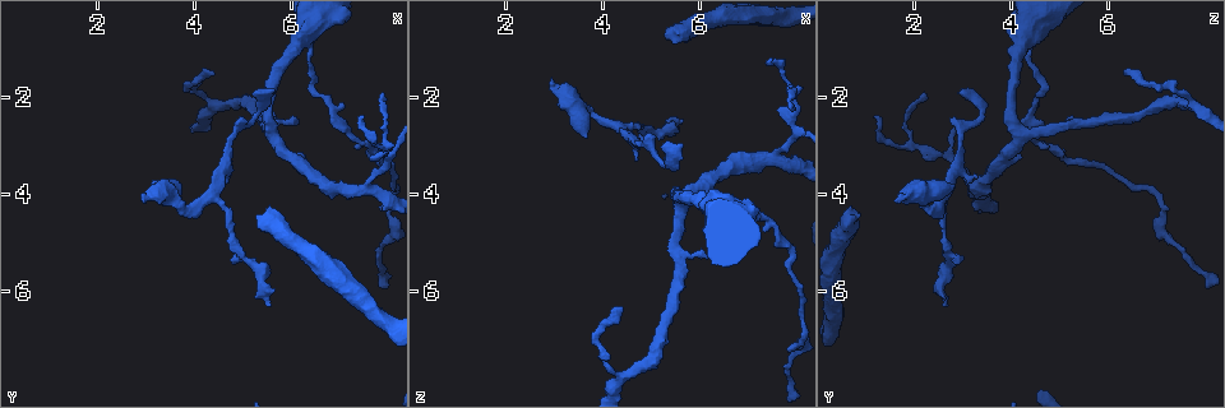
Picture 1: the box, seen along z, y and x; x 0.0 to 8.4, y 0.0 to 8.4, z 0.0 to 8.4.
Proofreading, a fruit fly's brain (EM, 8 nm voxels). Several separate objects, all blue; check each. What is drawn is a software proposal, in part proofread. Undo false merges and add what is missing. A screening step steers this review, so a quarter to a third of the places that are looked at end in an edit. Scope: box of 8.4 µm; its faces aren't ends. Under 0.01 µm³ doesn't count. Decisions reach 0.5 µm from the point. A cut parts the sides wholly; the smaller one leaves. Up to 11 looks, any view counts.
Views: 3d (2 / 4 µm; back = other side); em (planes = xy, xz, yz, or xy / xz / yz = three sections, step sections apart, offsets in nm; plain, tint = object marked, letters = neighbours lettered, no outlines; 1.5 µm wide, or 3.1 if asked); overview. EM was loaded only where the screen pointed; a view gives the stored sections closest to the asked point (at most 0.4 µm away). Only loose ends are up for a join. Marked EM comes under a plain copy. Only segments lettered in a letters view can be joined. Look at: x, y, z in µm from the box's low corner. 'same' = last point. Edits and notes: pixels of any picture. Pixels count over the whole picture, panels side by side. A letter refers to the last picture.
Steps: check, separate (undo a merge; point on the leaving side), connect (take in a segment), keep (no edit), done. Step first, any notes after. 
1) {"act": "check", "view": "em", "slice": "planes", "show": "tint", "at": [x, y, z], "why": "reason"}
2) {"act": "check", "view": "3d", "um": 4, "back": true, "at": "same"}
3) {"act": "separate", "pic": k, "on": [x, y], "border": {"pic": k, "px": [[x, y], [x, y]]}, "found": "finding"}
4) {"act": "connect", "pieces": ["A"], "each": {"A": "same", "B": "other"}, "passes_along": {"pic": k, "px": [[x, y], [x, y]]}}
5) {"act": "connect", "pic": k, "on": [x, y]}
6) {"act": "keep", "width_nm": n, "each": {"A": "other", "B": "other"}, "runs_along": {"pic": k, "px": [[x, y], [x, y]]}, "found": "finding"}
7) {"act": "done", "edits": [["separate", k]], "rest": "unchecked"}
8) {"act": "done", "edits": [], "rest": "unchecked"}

{"act": "check", "view": "3d", "um": 2, "at": [5.50, 6.30, 2.70], "why": "long arm stops here"}

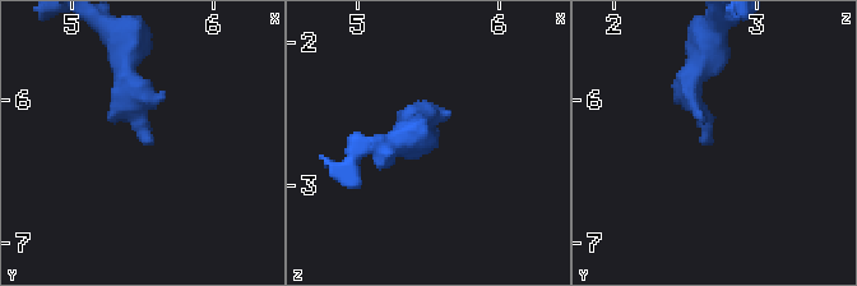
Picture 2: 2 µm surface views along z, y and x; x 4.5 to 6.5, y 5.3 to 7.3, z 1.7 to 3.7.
{"act": "check", "view": "em", "slice": "planes", "show": "letters", "at": [5.54, 6.30, 2.64]}

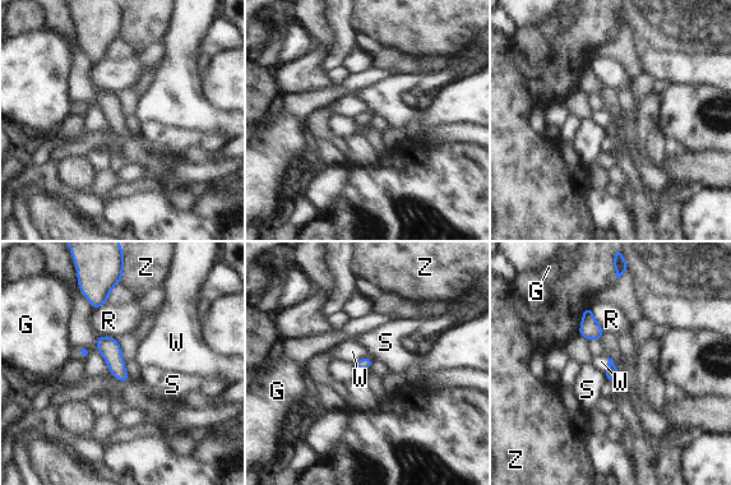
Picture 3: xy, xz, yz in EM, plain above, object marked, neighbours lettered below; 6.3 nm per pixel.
{"act": "keep", "each": {"G": "other", "R": "other", "S": "other", "W": "other", "Z": "other"}, "border": {"pic": 3, "px": [[604, 374], [607, 379]]}, "found": "none of them fits"}

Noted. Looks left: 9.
{"act": "check", "view": "em", "slice": "xz", "step": 4, "show": "tint", "at": [5.25, 4.45, 0.70], "why": "thick end"}

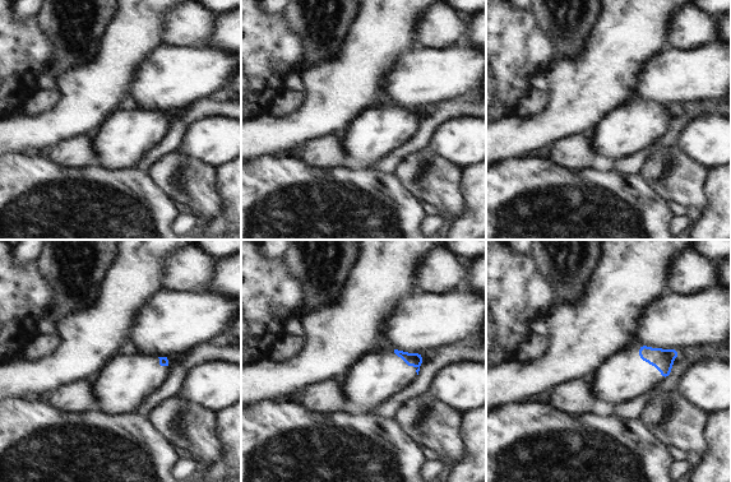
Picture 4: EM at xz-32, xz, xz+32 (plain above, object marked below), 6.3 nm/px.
{"act": "check", "view": "em", "slice": "planes", "show": "letters", "at": "same", "why": "another direction"}

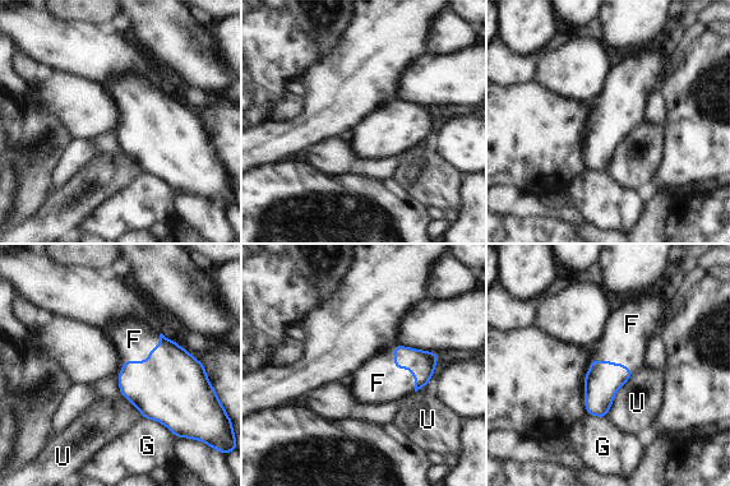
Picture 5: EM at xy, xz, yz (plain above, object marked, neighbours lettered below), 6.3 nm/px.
{"act": "connect", "pieces": ["F"], "each": {"F": "same", "G": "other", "U": "other"}, "passes_along": {"pic": 5, "px": [[421, 364], [402, 366], [378, 383]]}, "found": "the neuron continues"}

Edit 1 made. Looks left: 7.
{"act": "check", "view": "em", "slice": "xz", "step": 8, "show": "tint", "at": [3.50, 4.00, 2.30], "why": "branch point"}

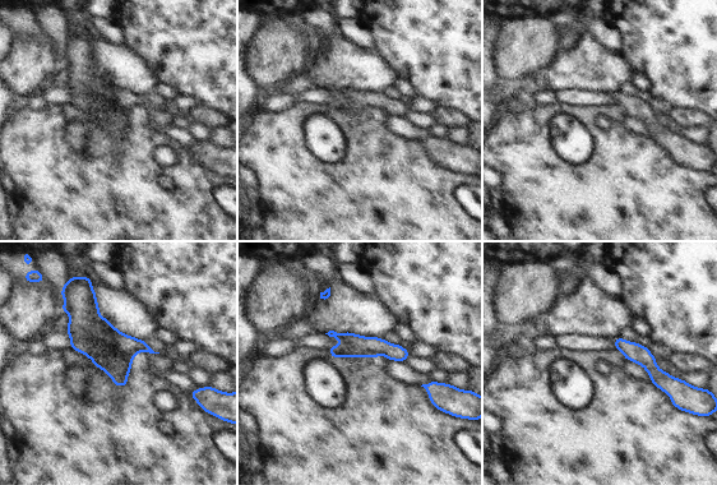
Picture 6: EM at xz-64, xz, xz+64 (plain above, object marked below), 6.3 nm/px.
{"act": "check", "view": "em", "slice": "planes", "show": "letters", "at": "same"}

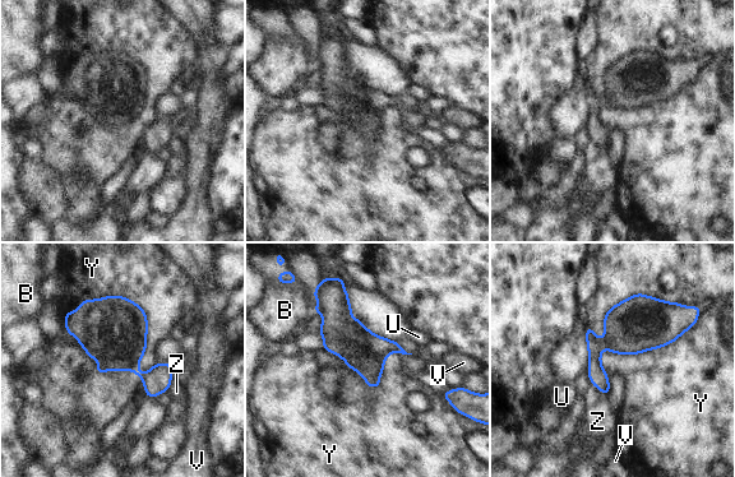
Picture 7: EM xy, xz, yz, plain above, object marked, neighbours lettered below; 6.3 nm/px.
{"act": "keep", "width_nm": 240, "each": {"B": "other", "U": "other", "V": "other", "Y": "other", "Z": "other"}, "found": "one neuron here"}

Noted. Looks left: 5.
{"act": "check", "view": "3d", "um": 4, "at": [6.20, 0.75, 4.20], "why": "thick turns thin"}

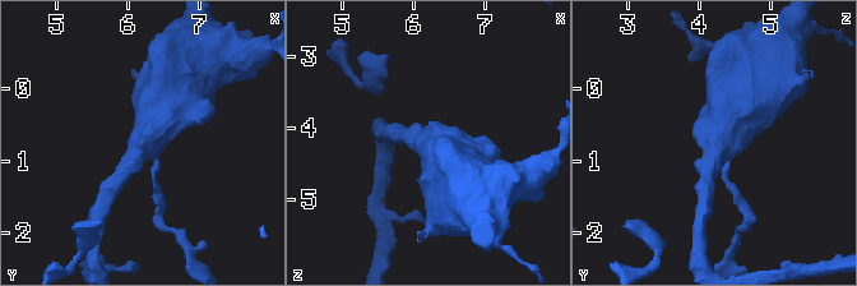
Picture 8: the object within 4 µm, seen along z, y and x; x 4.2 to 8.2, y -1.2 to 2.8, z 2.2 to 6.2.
{"act": "check", "view": "em", "slice": "planes", "show": "tint", "at": [6.20, 0.75, 4.20], "why": "now the EM"}

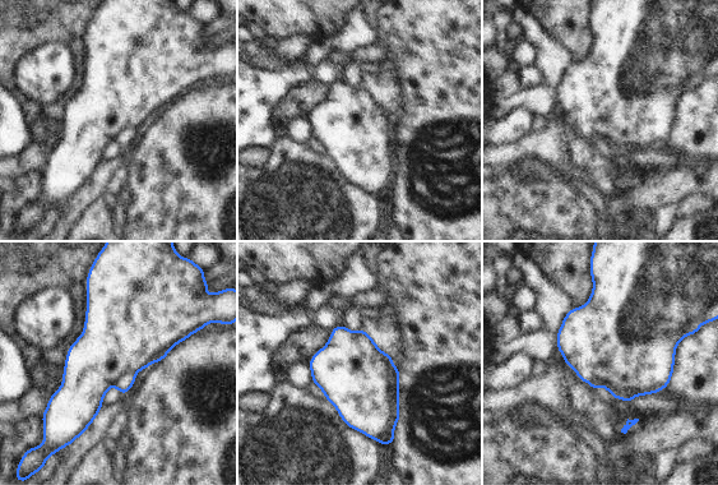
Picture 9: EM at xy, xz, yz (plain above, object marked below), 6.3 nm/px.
{"act": "check", "view": "em", "slice": "planes", "show": "letters", "at": "same", "why": "see the neighbours"}

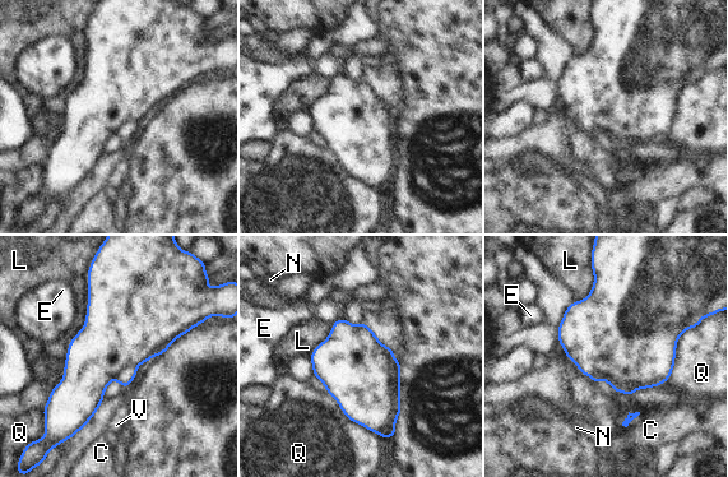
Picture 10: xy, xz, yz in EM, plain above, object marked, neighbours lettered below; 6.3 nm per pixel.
{"act": "separate", "pic": 10, "on": [618, 387], "width_nm": 440, "each": {"C": "other", "E": "other", "L": "other", "N": "other", "Q": "other", "V": "other"}, "part_leaving": {"pic": 10, "px": [[594, 378], [606, 378], [631, 390]]}, "found": "two neurons meet here"}

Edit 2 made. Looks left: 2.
{"act": "done", "edits": [["connect", 5], ["separate", 10]], "rest": "unchecked"}

